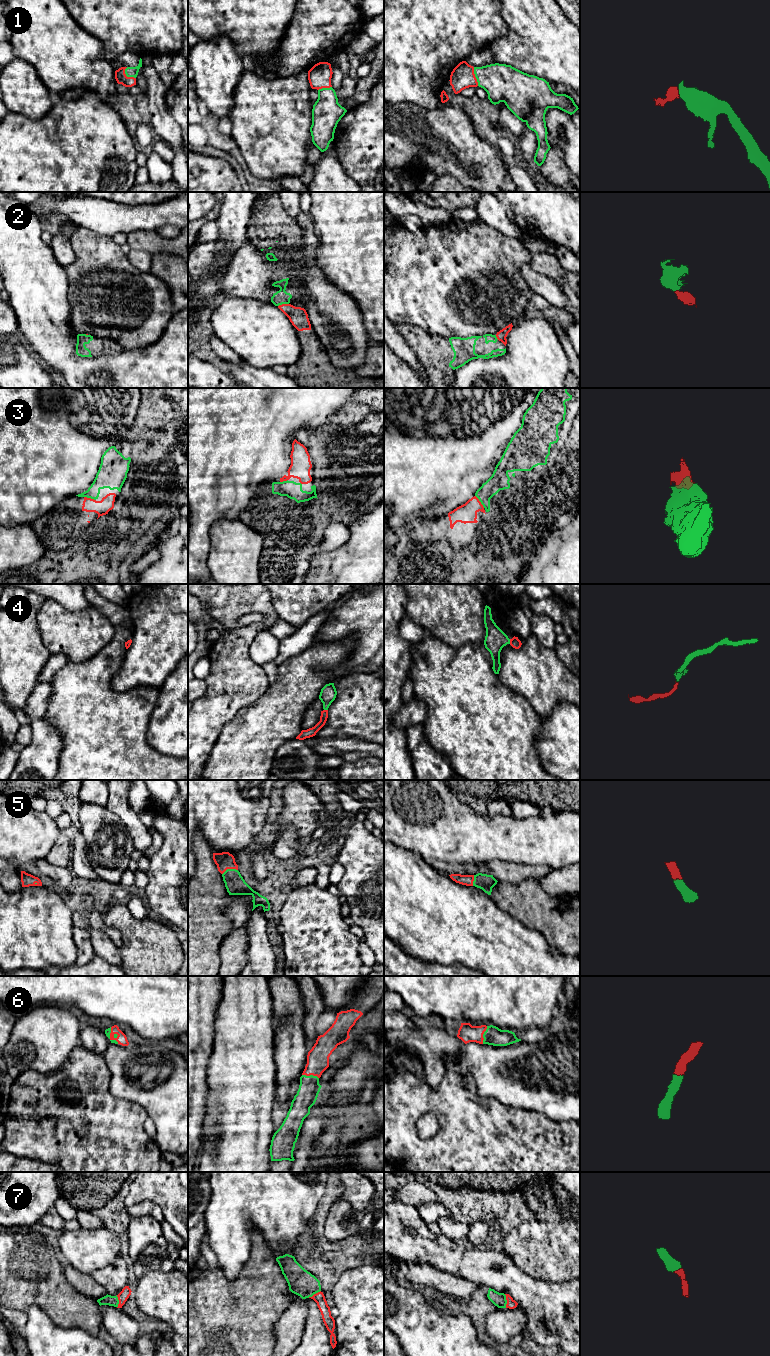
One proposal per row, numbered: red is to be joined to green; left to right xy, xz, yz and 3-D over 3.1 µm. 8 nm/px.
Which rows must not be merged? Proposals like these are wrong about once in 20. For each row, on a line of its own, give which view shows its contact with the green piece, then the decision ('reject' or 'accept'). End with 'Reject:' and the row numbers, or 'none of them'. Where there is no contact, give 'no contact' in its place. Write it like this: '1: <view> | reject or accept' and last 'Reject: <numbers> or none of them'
1: yz | accept
2: xz | accept
3: yz | accept
4: yz | accept
5: xz | accept
6: yz | accept
7: yz | accept
Reject: none of them

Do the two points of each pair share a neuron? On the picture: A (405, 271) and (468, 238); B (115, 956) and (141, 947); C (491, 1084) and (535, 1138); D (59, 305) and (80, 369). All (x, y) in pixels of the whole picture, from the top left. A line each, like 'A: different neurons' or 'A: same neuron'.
A: same neuron
B: different neurons
C: different neurons
D: same neuron

